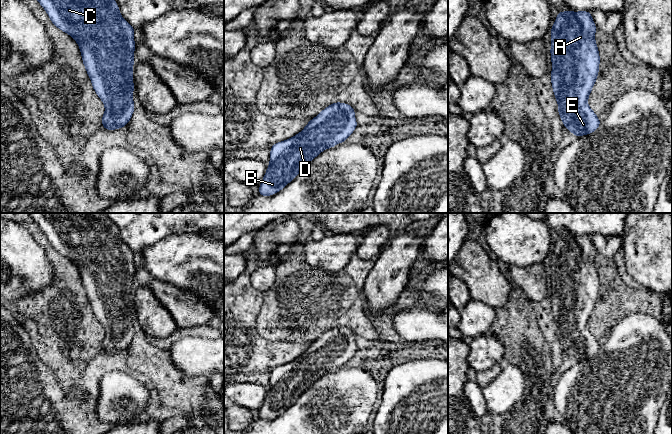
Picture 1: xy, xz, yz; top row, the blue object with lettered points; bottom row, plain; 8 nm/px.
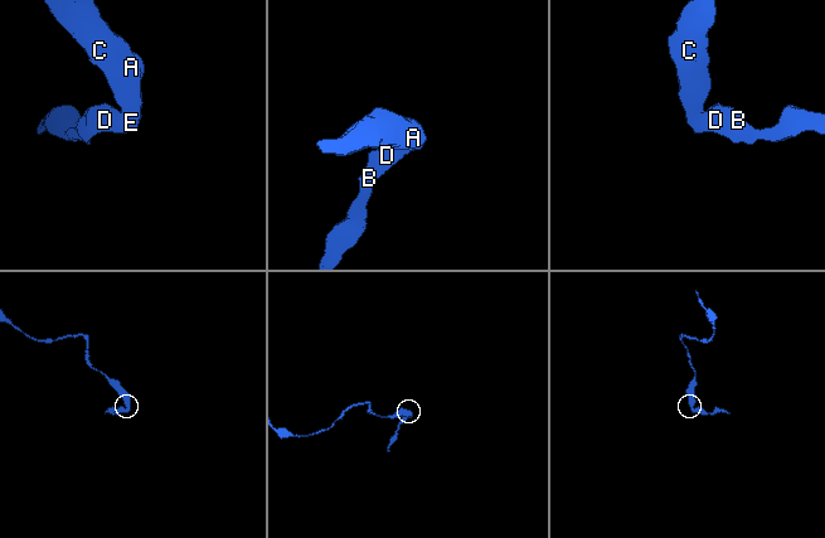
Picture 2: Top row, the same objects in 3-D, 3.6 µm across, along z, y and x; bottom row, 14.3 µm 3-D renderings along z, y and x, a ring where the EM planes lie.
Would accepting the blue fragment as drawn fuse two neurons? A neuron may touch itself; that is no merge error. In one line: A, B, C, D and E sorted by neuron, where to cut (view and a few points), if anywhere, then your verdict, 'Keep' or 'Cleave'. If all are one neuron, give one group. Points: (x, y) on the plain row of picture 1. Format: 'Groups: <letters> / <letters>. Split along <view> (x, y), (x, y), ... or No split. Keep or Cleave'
Groups: A B C D E. No split. Keep

